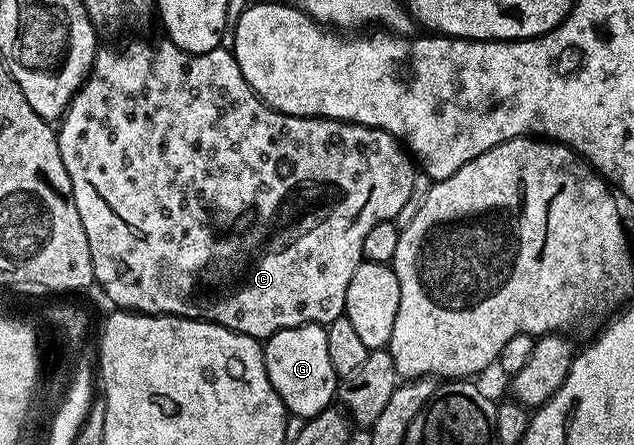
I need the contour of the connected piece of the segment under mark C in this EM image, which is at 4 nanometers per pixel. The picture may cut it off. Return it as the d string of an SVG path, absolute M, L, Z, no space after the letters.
M161 38L157 44L147 44L144 40L132 40L121 48L97 47L96 57L92 63L92 69L88 71L88 77L74 94L74 98L68 103L68 108L58 121L56 141L58 150L62 154L62 162L66 166L66 174L70 174L72 183L72 197L74 206L78 206L78 218L82 218L82 230L86 230L86 242L90 242L90 258L92 259L92 275L95 283L113 300L115 307L129 312L138 312L145 316L185 316L191 320L208 320L212 324L221 324L235 332L241 332L247 336L253 336L261 342L268 339L278 330L286 330L303 324L323 324L327 326L334 322L334 318L344 315L346 306L346 290L350 290L350 278L354 278L354 270L364 260L362 241L366 239L366 233L370 226L374 226L383 220L396 220L400 215L402 206L406 206L408 200L413 199L416 192L418 168L413 157L409 155L403 144L395 140L388 132L377 128L367 128L361 124L347 124L341 120L323 120L320 116L287 116L275 110L268 104L264 104L256 96L256 91L249 86L246 78L242 78L242 70L238 66L236 57L227 47L209 47L203 52L185 52L179 43L167 38Z

